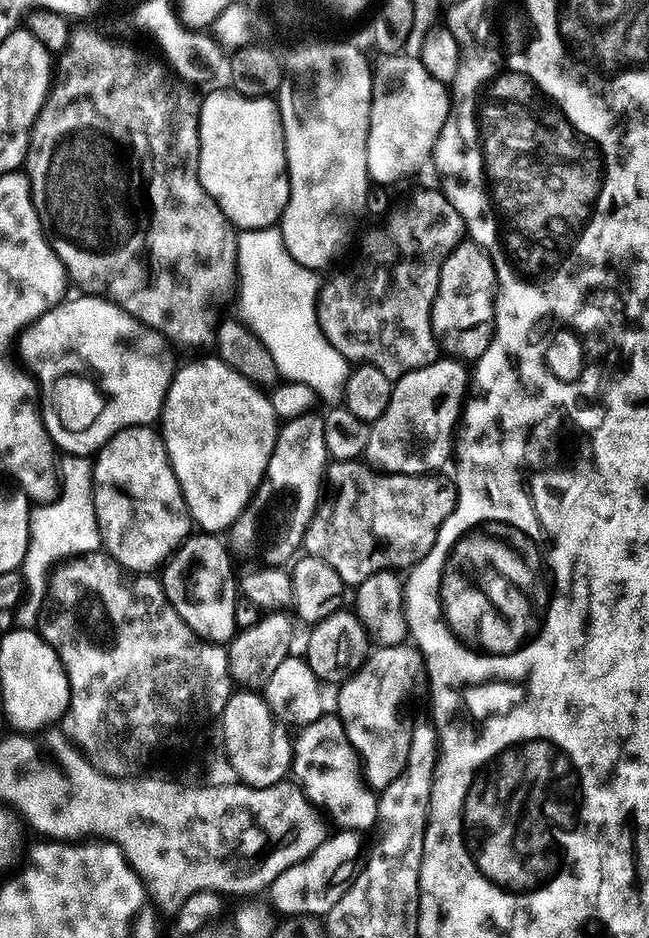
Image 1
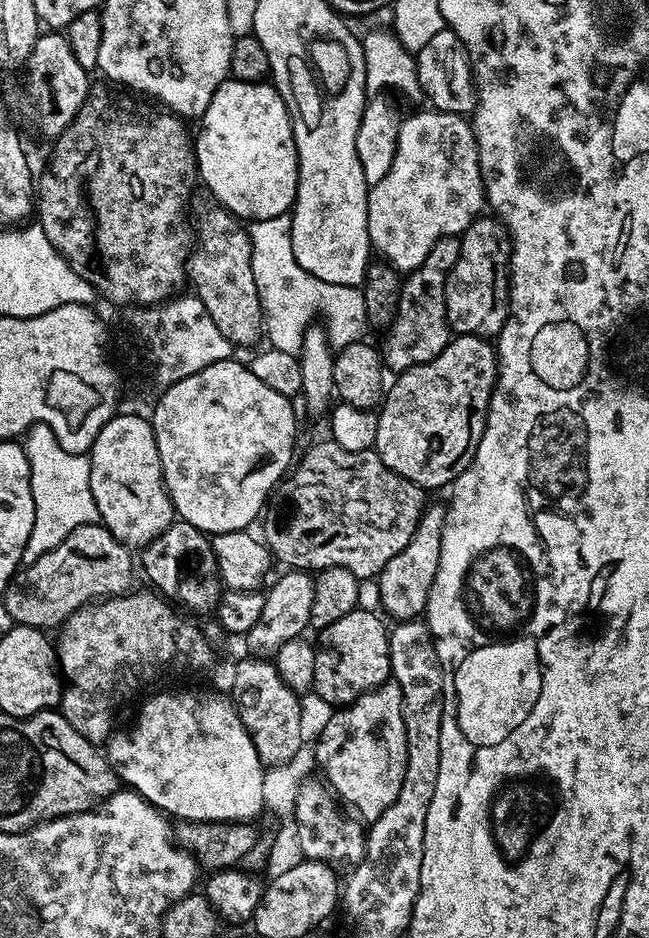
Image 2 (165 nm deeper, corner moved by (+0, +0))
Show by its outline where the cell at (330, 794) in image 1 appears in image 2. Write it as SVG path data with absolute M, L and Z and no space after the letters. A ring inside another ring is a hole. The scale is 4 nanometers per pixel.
M323 779L303 781L300 784L294 819L298 828L298 842L307 859L325 862L338 860L347 866L355 866L363 860L366 847L365 825L355 815L347 816L343 810L336 793Z

